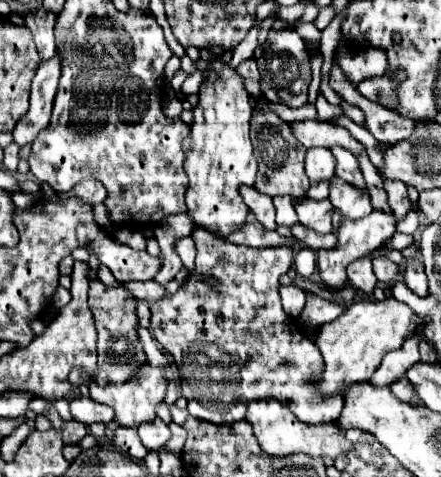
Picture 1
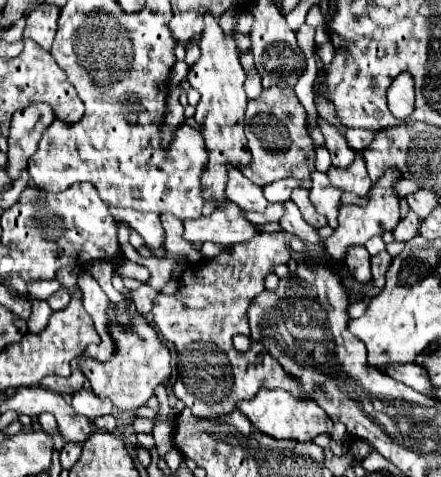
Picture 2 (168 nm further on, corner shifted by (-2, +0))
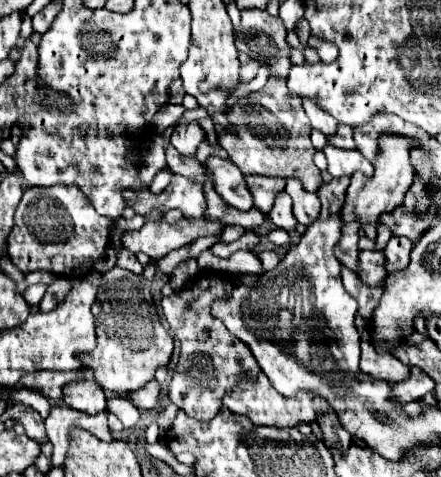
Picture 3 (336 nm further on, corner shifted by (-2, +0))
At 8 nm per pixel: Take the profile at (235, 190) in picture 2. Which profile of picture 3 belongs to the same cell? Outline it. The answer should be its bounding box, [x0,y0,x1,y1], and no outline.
[204,156,252,210]

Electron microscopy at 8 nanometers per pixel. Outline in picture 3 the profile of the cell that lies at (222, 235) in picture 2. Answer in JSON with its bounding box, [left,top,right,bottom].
[120,220,222,260]

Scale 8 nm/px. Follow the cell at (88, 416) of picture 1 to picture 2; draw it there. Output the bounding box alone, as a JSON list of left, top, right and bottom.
[72,390,112,420]

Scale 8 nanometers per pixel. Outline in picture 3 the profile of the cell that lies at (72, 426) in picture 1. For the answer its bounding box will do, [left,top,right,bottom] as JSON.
[2,404,48,442]

